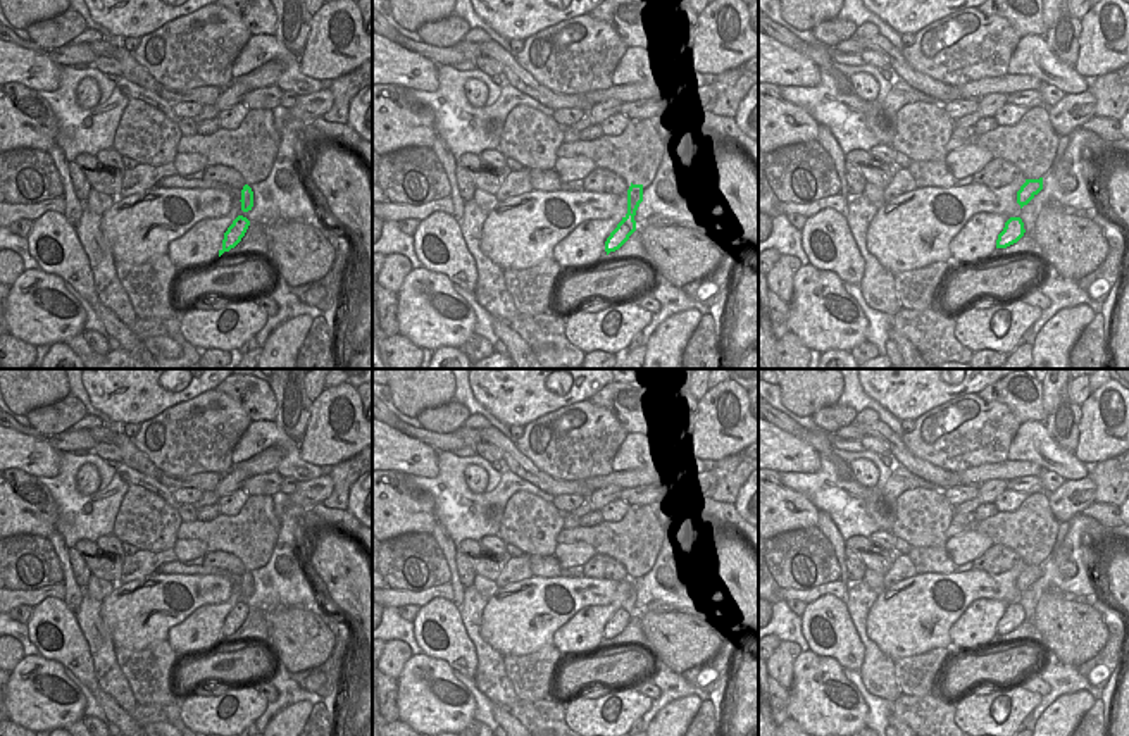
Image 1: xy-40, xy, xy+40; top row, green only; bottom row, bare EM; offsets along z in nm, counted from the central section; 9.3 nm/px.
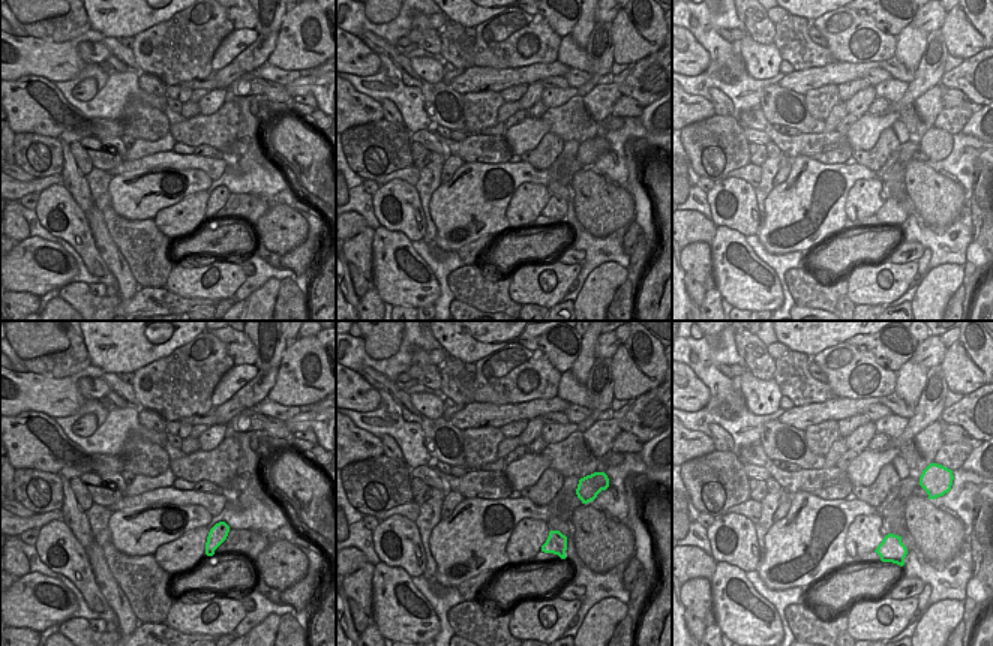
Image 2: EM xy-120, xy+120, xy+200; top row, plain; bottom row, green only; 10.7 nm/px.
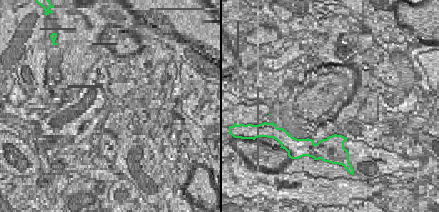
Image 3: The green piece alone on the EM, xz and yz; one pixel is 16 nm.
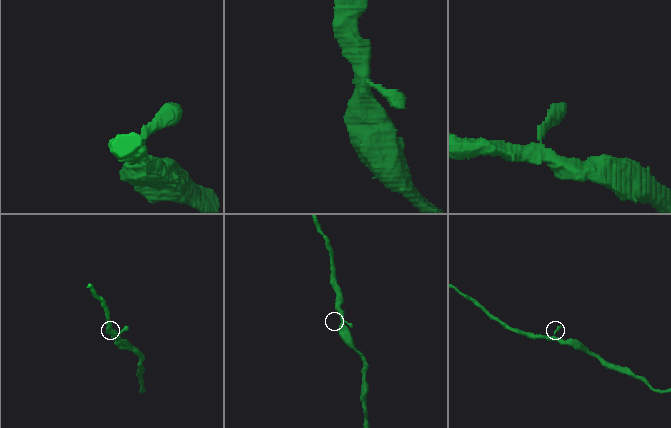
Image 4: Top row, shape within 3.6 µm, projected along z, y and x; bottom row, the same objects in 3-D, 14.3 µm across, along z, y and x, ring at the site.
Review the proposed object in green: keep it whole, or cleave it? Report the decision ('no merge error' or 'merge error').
merge error

